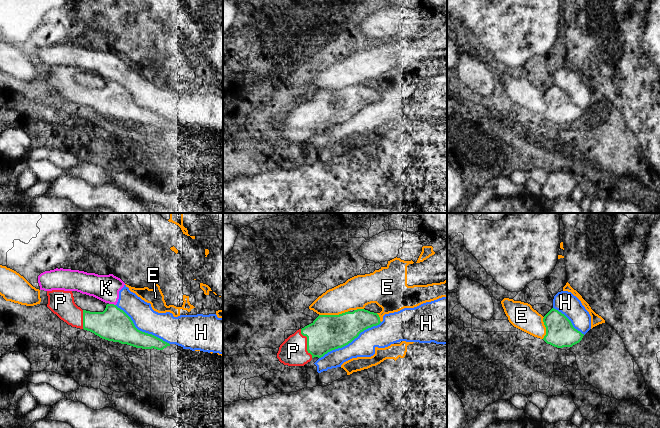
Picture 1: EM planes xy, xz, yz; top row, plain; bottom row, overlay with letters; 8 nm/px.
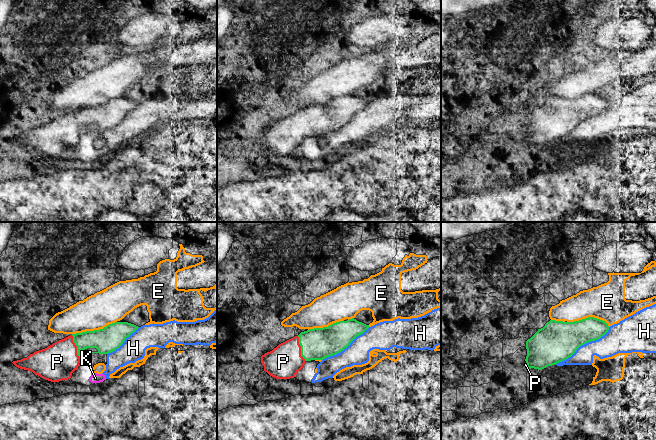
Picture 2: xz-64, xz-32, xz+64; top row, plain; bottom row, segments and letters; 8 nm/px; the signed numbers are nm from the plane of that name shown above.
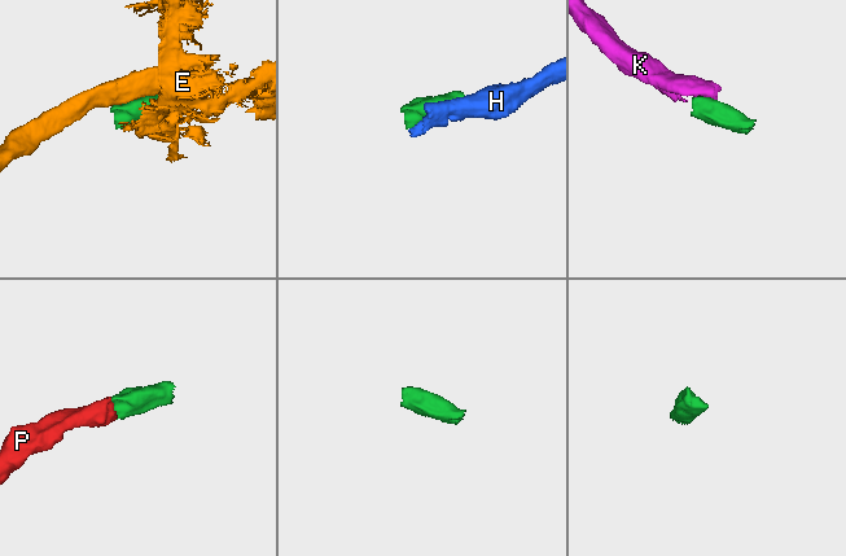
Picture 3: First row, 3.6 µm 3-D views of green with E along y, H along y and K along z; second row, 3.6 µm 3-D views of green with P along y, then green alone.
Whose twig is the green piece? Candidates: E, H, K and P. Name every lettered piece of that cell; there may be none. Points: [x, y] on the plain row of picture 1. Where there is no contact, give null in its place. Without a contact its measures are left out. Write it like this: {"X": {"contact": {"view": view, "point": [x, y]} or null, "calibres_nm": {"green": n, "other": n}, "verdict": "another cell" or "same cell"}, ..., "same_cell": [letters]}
{"E": {"contact": {"view": "xz", "point": [333, 91]}, "calibres_nm": {"green": 280, "other": 240}, "verdict": "another cell"}, "H": {"contact": {"view": "xz", "point": [350, 118]}, "calibres_nm": {"green": 280, "other": 180}, "verdict": "another cell"}, "K": {"contact": {"view": "xy", "point": [112, 80]}, "calibres_nm": {"green": 280, "other": 220}, "verdict": "another cell"}, "P": {"contact": {"view": "xz", "point": [307, 119]}, "calibres_nm": {"green": 280, "other": 220}, "verdict": "same cell"}, "same_cell": ["P"]}

